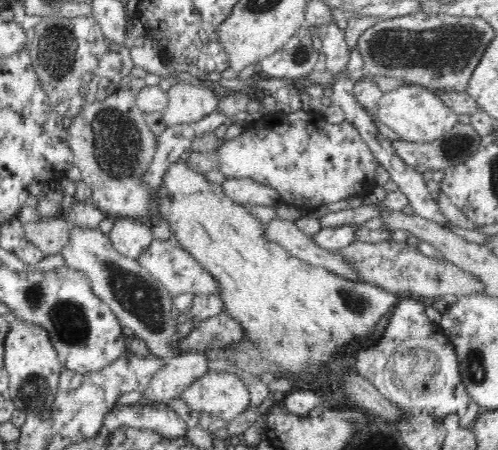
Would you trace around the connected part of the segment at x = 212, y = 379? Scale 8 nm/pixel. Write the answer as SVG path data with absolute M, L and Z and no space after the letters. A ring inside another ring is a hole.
M208 371L189 384L180 396L194 412L234 420L250 407L250 392L236 374Z

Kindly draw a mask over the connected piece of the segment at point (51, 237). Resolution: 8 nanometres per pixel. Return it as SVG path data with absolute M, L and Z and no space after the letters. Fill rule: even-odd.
M59 215L23 225L25 234L45 256L60 253L70 241L73 226Z

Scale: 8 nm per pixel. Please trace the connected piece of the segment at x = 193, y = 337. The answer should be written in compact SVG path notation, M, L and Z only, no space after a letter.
M222 311L218 316L207 318L195 324L193 330L183 339L179 340L179 350L190 351L206 348L220 348L230 346L244 338L245 331L237 320L227 312Z

